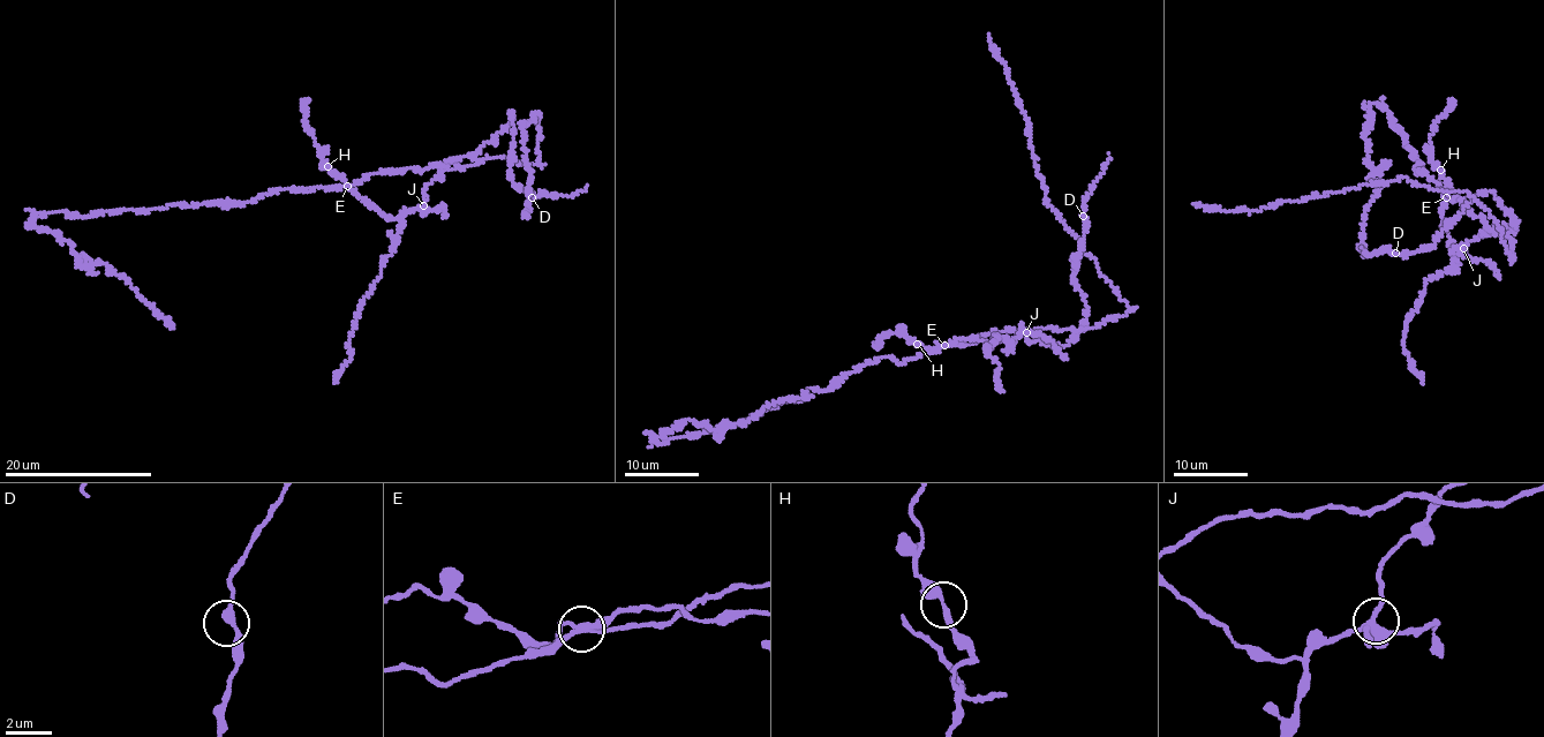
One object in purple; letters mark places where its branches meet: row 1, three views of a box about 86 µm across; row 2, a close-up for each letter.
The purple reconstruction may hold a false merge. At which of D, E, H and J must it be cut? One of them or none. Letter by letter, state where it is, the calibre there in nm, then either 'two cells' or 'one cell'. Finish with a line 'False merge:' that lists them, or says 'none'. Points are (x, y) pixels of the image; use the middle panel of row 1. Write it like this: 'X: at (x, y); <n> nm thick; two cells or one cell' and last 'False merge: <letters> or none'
D: at (1083, 216); 280 nm thick; one cell
E: at (944, 345); 240 nm thick; two cells
H: at (917, 344); 240 nm thick; one cell
J: at (1026, 332); 360 nm thick; one cell
False merge: E

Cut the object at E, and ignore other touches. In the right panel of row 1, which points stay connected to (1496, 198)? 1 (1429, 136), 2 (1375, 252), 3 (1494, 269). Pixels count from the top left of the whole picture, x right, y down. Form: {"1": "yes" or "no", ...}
{"1": "yes", "2": "yes", "3": "yes"}

